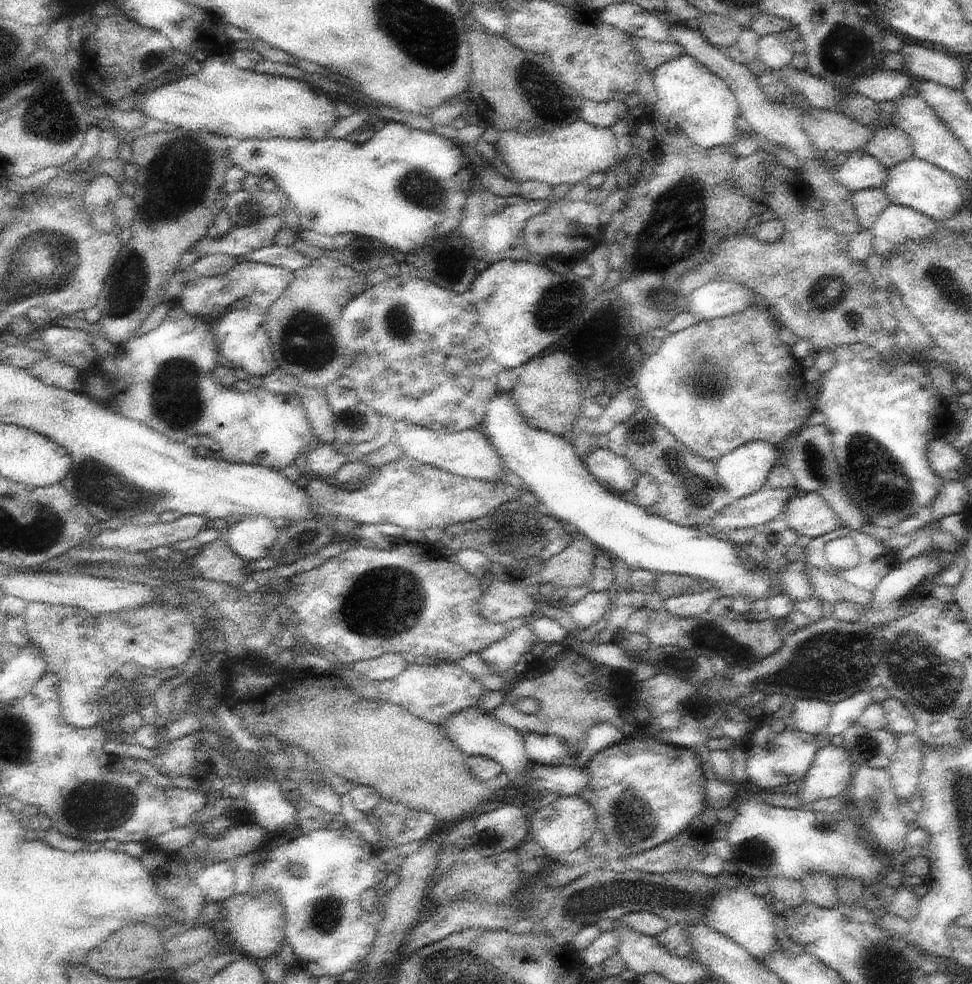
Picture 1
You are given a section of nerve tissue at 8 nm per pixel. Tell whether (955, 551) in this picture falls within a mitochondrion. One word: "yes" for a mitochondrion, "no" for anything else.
no

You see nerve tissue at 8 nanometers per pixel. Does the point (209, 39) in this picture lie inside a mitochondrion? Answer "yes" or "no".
no

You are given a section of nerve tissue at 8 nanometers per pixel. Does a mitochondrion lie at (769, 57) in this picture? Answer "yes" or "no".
no

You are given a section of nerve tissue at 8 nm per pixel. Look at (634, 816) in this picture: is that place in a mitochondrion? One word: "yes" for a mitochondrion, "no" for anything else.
yes

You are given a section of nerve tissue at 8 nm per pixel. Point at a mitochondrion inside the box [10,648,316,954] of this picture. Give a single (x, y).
(91, 805)

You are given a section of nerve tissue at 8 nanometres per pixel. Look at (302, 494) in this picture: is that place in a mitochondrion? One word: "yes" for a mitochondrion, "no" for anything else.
no

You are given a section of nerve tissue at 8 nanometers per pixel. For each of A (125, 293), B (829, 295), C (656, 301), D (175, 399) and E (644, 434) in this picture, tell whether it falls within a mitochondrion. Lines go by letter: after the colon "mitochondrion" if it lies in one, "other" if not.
A: mitochondrion
B: mitochondrion
C: mitochondrion
D: mitochondrion
E: mitochondrion

